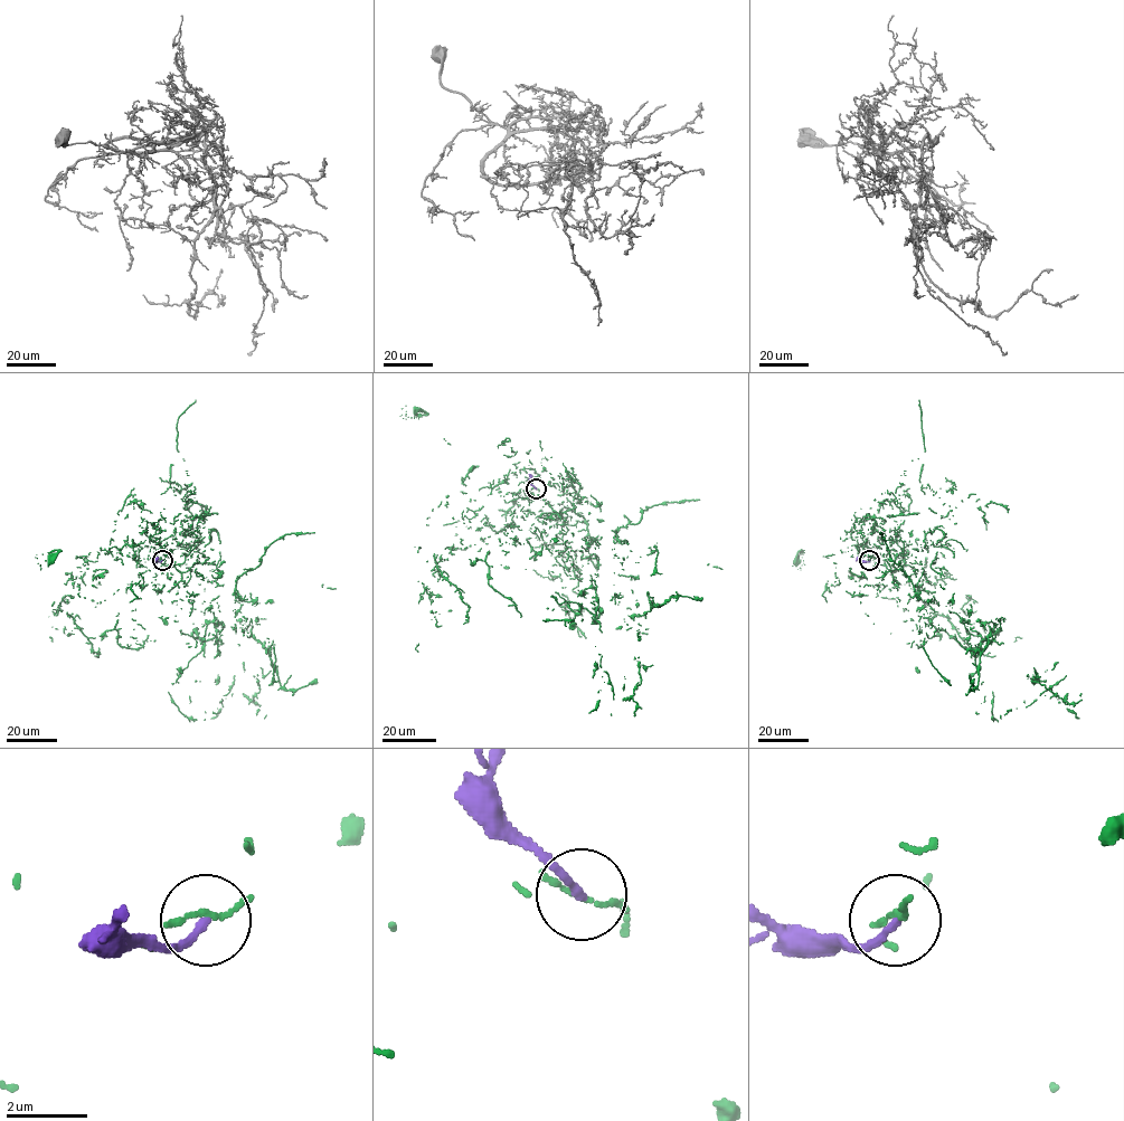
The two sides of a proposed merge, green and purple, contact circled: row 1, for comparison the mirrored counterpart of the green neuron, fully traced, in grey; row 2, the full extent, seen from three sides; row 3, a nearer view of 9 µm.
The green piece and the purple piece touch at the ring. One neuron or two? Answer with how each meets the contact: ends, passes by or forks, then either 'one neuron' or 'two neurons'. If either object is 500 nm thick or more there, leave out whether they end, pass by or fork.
green ends there; purple ends there; two neurons

